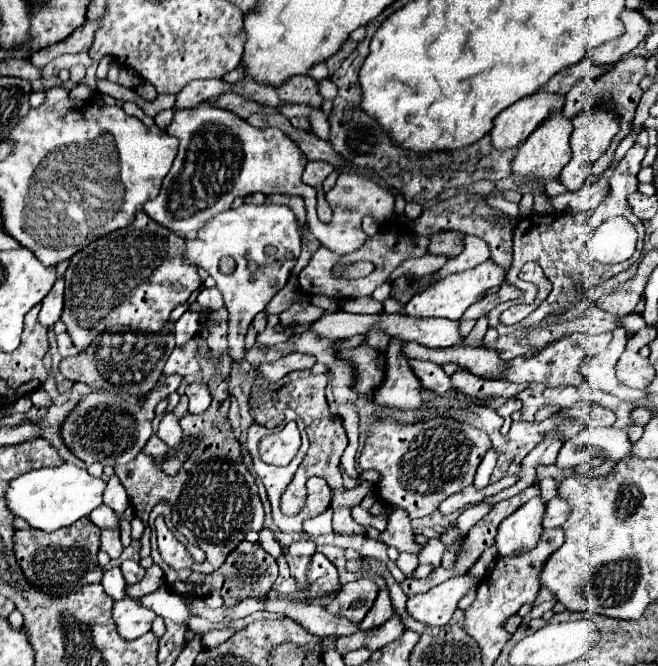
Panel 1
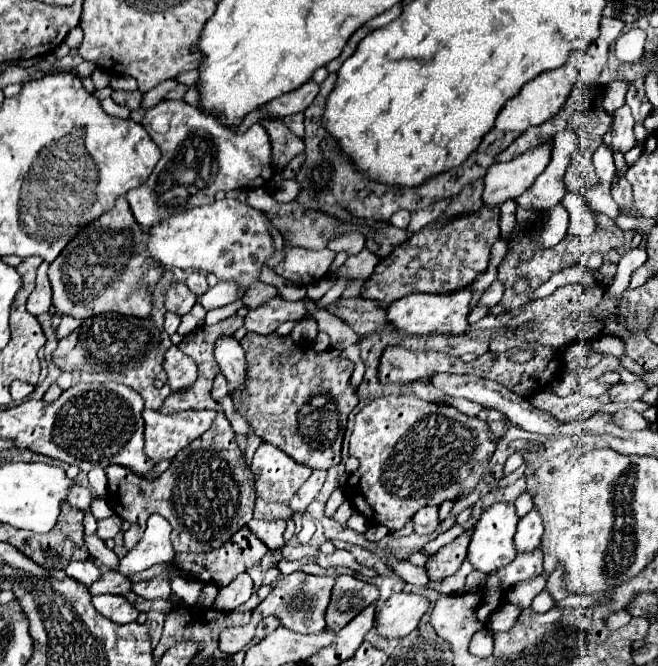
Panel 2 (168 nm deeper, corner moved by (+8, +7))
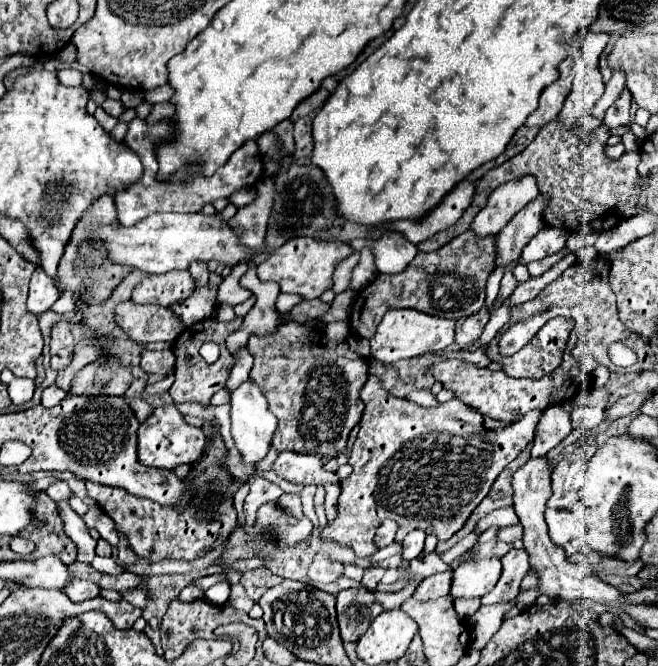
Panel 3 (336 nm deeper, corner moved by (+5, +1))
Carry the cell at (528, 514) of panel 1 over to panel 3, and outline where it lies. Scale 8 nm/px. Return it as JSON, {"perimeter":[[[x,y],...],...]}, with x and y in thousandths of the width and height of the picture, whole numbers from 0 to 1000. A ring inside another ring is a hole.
{"perimeter":[[[728,838],[719,844],[707,844],[688,856],[688,874],[685,874],[682,895],[688,901],[731,898],[734,892],[746,889],[758,865],[761,865],[758,838],[743,838],[743,841]]]}

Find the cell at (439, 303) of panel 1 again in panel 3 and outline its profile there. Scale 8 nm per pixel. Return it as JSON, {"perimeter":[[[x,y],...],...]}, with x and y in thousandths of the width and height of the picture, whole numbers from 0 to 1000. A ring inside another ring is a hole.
{"perimeter":[[[597,465],[588,468],[564,508],[564,535],[582,547],[594,547],[612,538],[643,535],[649,529],[667,529],[688,517],[691,480],[673,480],[634,465]]]}

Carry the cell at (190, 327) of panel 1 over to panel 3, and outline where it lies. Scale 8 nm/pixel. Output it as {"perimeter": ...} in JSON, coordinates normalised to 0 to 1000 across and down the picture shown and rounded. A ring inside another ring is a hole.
{"perimeter":[[[266,405],[242,414],[226,411],[202,432],[199,450],[205,456],[239,456],[254,462],[257,456],[284,447],[293,435],[296,423],[290,420],[287,405]]]}

